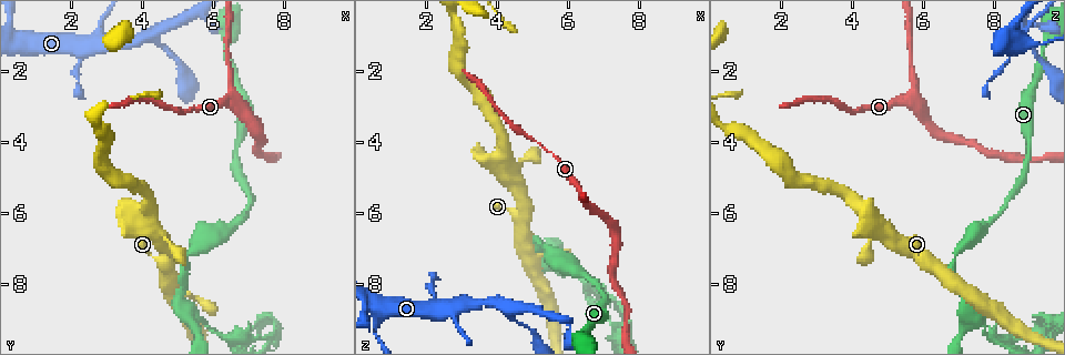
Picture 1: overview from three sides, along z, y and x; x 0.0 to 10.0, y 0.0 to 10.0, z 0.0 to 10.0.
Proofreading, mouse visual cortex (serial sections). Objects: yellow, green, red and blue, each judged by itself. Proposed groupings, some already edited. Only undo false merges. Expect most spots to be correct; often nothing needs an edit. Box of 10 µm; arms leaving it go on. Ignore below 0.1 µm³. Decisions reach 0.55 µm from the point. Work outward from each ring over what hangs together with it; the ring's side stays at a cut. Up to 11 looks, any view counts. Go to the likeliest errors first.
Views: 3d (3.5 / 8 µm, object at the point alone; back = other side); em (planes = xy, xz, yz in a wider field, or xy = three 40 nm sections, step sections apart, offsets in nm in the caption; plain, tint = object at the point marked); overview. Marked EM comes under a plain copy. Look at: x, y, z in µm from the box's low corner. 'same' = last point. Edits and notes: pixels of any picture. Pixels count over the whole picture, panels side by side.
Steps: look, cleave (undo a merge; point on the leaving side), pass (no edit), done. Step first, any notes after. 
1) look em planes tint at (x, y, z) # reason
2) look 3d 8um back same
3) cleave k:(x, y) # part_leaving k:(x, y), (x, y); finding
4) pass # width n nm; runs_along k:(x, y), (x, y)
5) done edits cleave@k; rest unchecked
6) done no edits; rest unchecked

look 3d 3.5um back at (4.30, 1.05, 8.70) # sharp bend

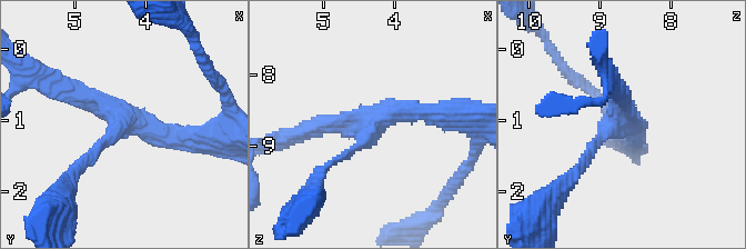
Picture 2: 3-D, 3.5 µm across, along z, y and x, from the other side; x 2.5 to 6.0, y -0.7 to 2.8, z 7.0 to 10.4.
look em xy step 5 tint at (4.30, 0.95, 8.65)

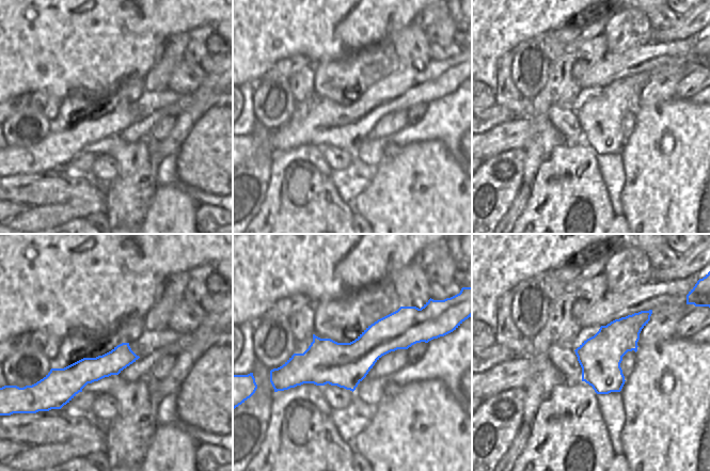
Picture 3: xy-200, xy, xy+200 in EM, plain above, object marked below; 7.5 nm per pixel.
pass # width 340 nm; runs_along 3:(421, 335), (284, 372); one cell here

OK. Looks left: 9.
look 3d 3.5um at (5.30, 8.80, 7.35)

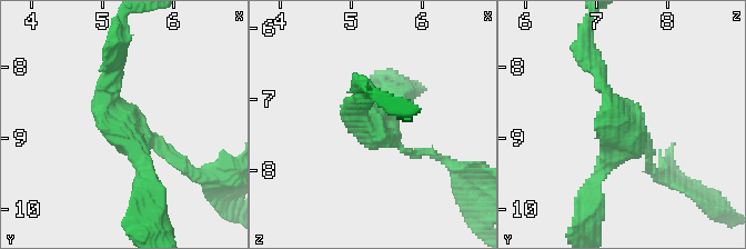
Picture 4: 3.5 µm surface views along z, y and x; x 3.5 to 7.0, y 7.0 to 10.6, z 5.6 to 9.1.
look em planes tint at (5.25, 8.80, 7.35) # arms 3; arm_widths 100, 200, 250 nm; need the tissue

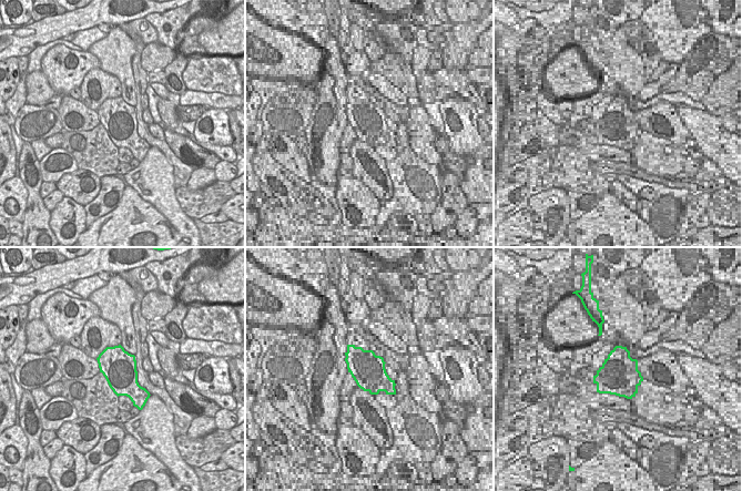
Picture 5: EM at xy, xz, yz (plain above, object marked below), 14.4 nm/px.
look em xy step 3 tint same # another direction

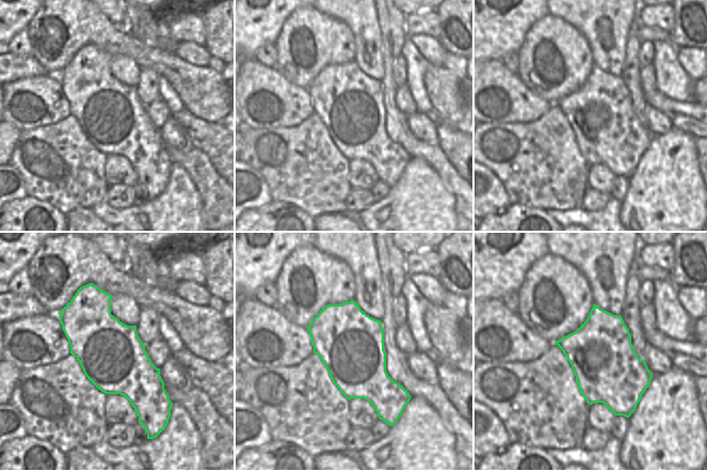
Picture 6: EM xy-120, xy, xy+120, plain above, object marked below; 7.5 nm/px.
pass # runs_along 4:(114, 63), (107, 111), (172, 162); continuous, no second cell

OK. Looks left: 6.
look 3d 8um at (6.55, 2.75, 5.75)

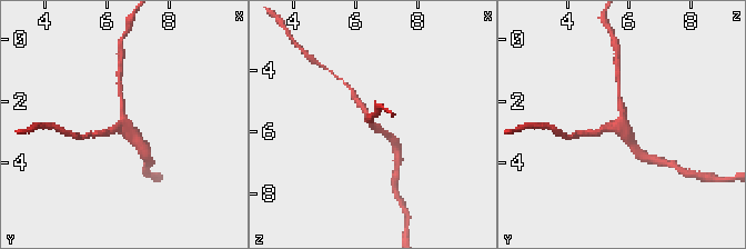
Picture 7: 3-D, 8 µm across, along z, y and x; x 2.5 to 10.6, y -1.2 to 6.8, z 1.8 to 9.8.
look em xy step 1 tint same # arms 3; arm_widths 150, 200, 200 nm; shape alone is not enough

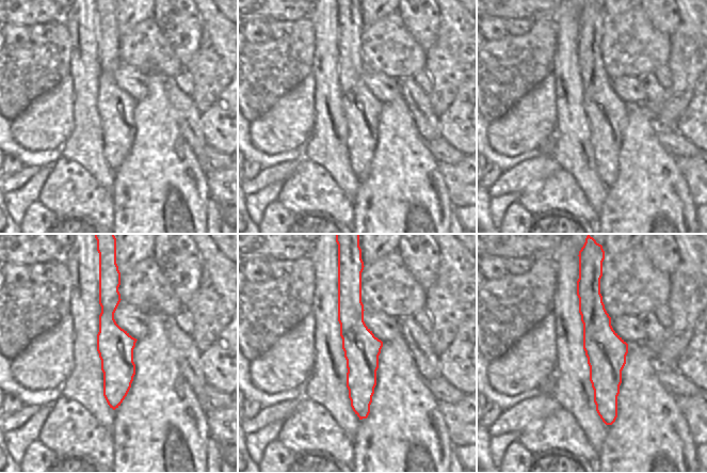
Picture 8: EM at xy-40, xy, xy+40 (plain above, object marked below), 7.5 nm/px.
pass # width 280 nm; runs_along 7:(356, 100), (375, 128), (392, 138); all the same cell

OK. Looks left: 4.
look 3d 3.5um at (4.15, 6.25, 4.70) # a fork

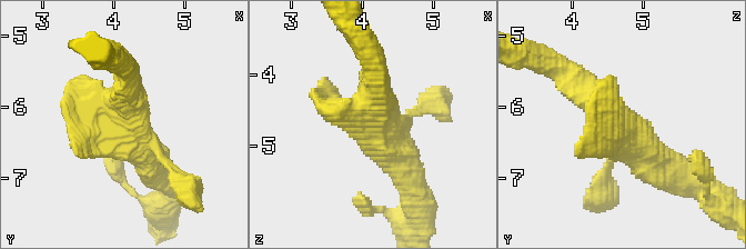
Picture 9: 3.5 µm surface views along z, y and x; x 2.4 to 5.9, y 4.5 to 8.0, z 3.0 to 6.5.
look em xy step 3 tint at (4.20, 6.30, 4.65)

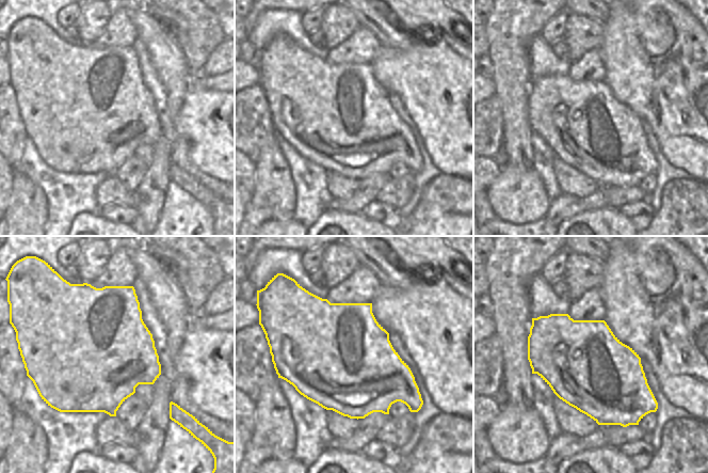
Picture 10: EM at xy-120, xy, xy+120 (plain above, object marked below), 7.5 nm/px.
pass # runs_along 9:(669, 169), (638, 152), (567, 70); one cell here

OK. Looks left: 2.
done no edits; rest unchecked

